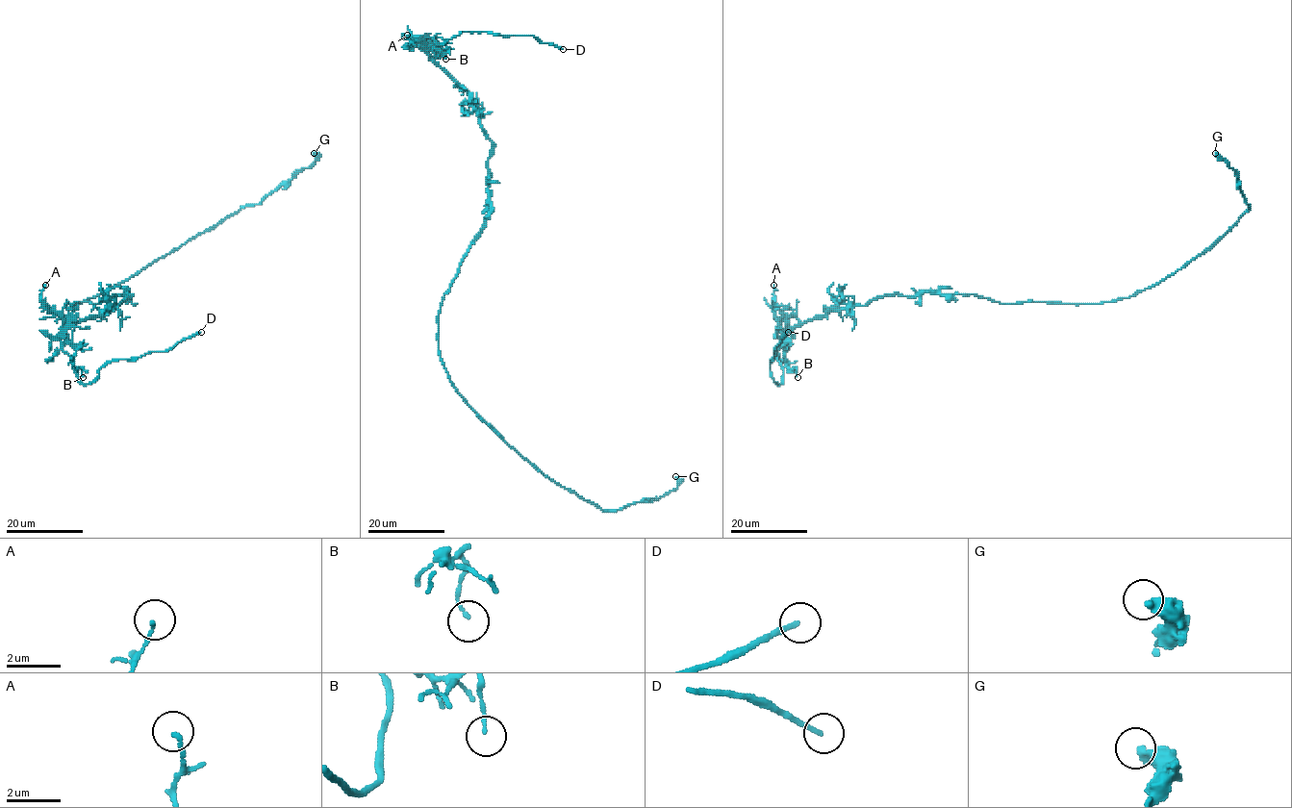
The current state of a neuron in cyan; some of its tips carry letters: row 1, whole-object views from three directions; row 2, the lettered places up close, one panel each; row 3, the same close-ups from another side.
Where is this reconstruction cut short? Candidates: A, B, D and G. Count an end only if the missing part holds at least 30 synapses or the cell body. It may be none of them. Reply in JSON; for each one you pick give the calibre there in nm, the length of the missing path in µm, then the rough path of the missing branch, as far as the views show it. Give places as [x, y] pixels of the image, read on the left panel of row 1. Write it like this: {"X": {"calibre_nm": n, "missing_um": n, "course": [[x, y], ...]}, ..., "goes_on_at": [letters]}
{"D": {"calibre_nm": 170, "missing_um": 15, "course": [[201, 332], [212, 323], [230, 317], [233, 308], [236, 308]]}, "goes_on_at": ["D"]}

